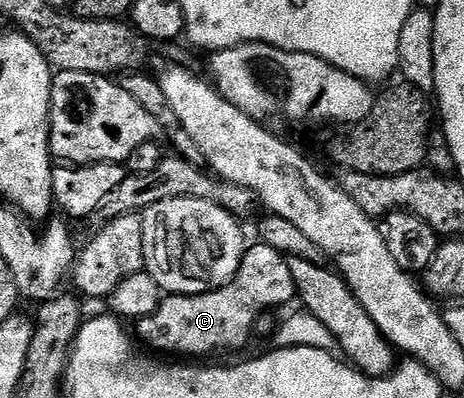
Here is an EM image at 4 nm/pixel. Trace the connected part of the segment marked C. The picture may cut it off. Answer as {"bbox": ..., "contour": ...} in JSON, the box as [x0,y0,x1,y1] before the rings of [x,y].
{"bbox":[138,240,296,360],"contour":[[[262,240],[256,241],[256,246],[248,245],[243,251],[243,259],[228,286],[217,288],[204,294],[173,294],[164,297],[159,303],[157,312],[138,319],[140,343],[160,350],[160,355],[184,354],[187,360],[211,360],[214,354],[227,354],[230,350],[239,350],[251,338],[251,330],[256,329],[257,323],[270,306],[283,306],[290,298],[296,297],[293,284],[293,272],[289,272],[289,264],[284,255],[269,248]]]}

